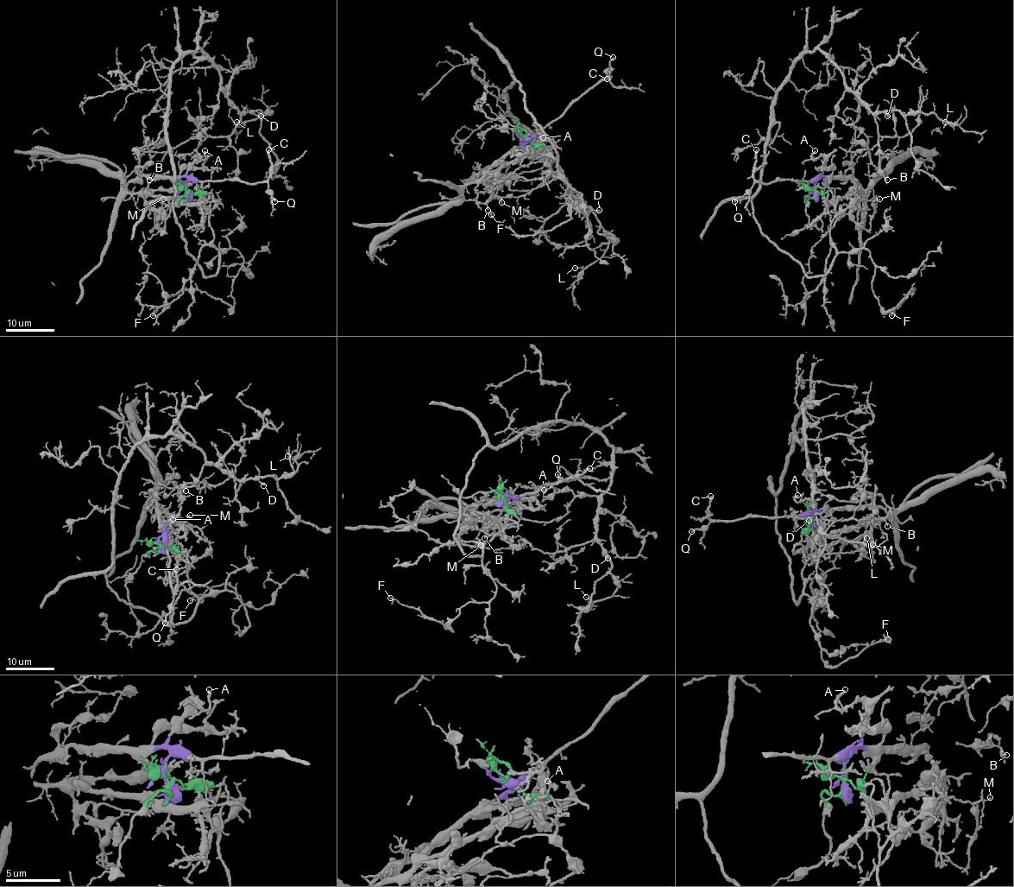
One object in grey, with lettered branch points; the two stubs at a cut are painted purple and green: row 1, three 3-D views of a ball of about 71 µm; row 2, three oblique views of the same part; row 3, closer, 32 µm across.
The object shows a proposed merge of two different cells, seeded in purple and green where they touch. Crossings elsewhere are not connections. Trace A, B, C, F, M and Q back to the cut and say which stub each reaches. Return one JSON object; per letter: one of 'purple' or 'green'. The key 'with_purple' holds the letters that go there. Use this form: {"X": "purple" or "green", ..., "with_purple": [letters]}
{"A": "purple", "B": "purple", "C": "purple", "F": "green", "M": "green", "Q": "purple", "with_purple": ["A", "B", "C", "Q"]}

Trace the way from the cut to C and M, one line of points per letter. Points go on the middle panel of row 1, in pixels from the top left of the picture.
C: (525, 137), (532, 138), (576, 101), (607, 79)
M: (525, 137), (551, 149), (546, 155), (546, 165), (552, 173), (552, 179), (520, 195), (502, 197), (501, 203)

